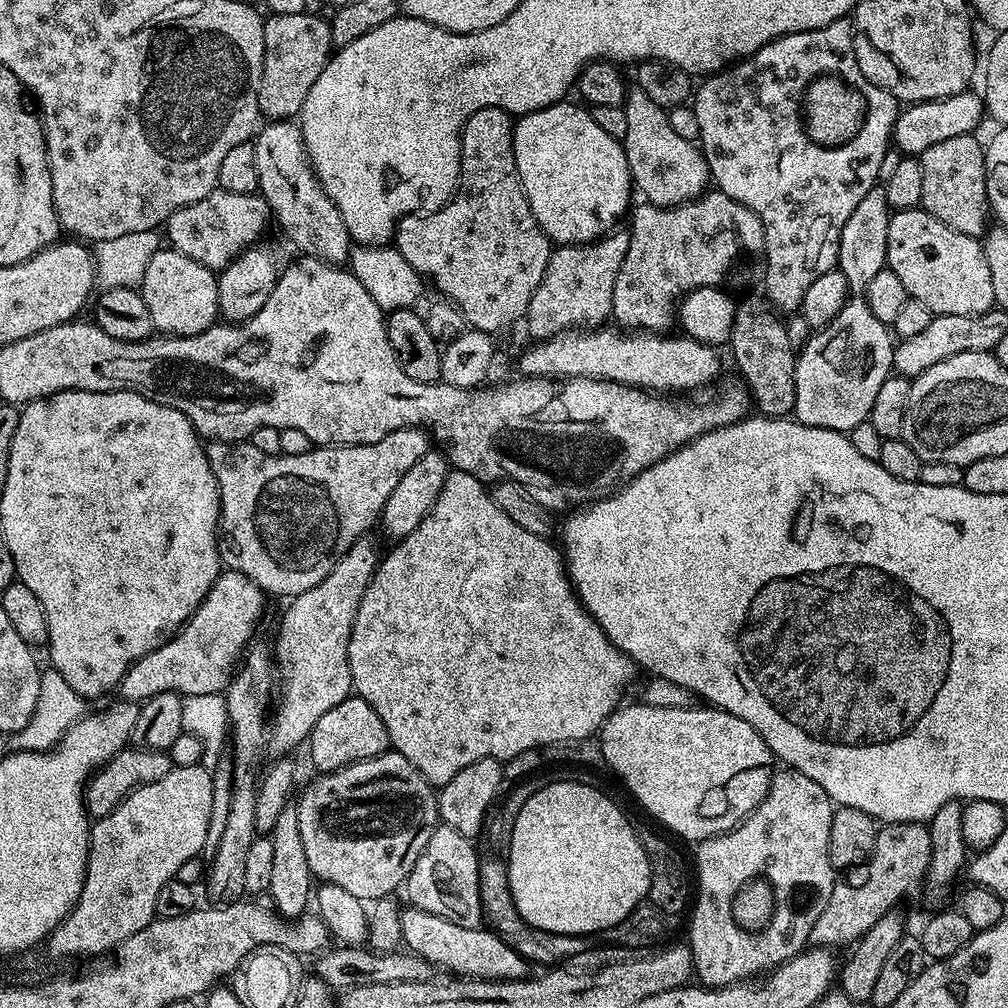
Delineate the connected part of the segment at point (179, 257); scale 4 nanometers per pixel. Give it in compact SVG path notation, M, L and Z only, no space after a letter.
M158 250L146 266L138 291L150 310L152 327L170 336L193 336L217 323L220 307L213 269L203 268L175 250Z

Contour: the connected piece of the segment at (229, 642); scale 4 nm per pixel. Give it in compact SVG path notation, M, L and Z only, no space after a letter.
M221 571L210 586L206 598L192 612L179 632L158 650L138 658L120 680L118 692L123 699L143 702L159 692L179 692L181 697L194 694L224 694L246 651L264 612L266 593L246 574Z

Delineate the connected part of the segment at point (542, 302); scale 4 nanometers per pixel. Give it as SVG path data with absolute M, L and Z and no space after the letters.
M613 230L590 244L569 244L561 247L549 258L546 274L540 283L540 291L532 296L526 313L529 321L544 320L548 316L548 320L540 324L545 337L576 330L581 326L599 325L600 316L607 317L611 313L612 283L614 278L618 278L618 270L630 246L628 232L620 231Z

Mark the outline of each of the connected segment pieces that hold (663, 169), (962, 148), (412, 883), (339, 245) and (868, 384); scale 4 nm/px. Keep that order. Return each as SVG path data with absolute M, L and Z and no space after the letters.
M632 90L624 97L623 110L626 114L626 134L622 137L628 172L632 175L632 183L635 191L644 195L643 199L657 208L673 208L676 204L685 204L687 200L695 200L709 187L710 177L708 163L703 155L696 152L693 141L684 140L668 124L668 112L660 108L644 92Z
M975 135L955 136L954 138L946 138L946 142L934 142L934 146L930 146L926 151L919 153L918 159L920 169L922 170L922 198L920 199L919 207L923 211L928 212L937 220L942 222L947 228L952 228L955 232L960 232L964 236L981 237L986 228L984 224L984 212L986 216L986 193L984 190L984 150L981 141L976 141Z
M441 823L434 834L430 834L426 850L422 850L418 862L414 862L414 870L406 881L408 896L412 899L409 900L411 907L438 914L438 918L450 918L450 922L458 922L458 926L481 927L482 913L478 894L480 856L472 844L475 843L469 837L446 823Z
M271 121L253 137L254 168L258 175L257 191L268 203L271 215L288 231L303 255L333 266L350 256L350 237L340 212L323 195L315 173L304 155L300 129L291 121Z
M860 298L849 299L826 327L815 329L811 335L794 360L796 397L792 412L799 423L809 424L811 428L829 428L835 432L851 433L851 428L856 428L863 420L865 423L869 419L874 398L889 383L888 372L893 369L893 337L885 324L874 318L867 303Z

